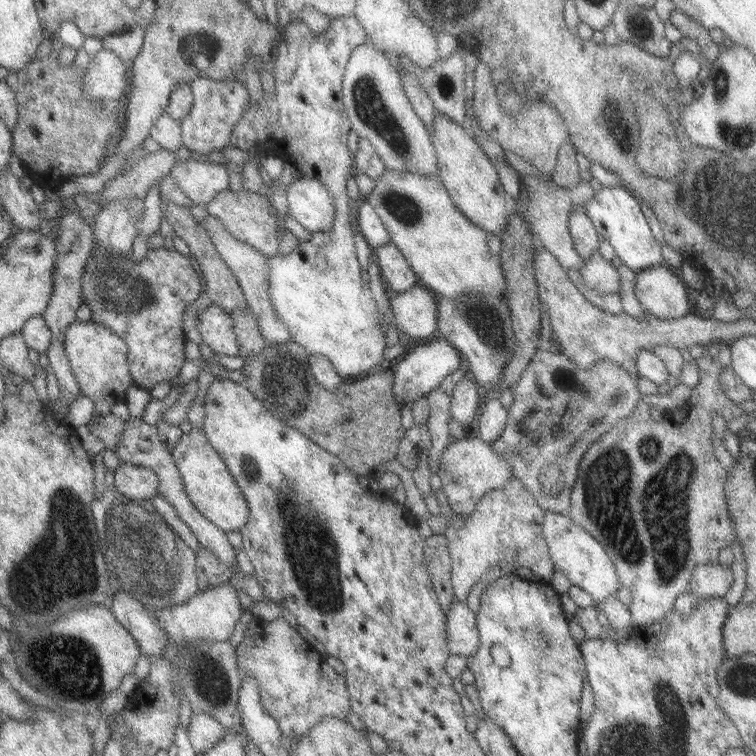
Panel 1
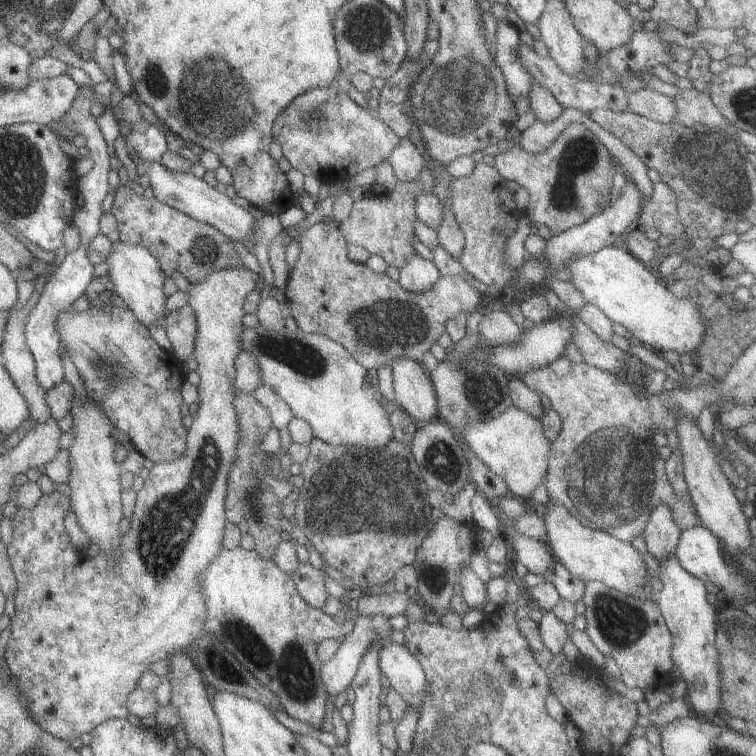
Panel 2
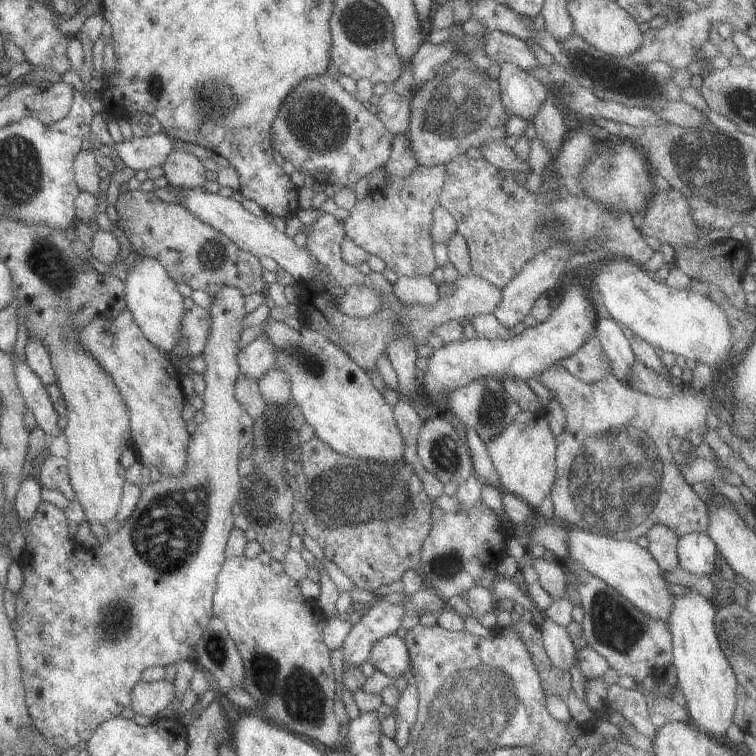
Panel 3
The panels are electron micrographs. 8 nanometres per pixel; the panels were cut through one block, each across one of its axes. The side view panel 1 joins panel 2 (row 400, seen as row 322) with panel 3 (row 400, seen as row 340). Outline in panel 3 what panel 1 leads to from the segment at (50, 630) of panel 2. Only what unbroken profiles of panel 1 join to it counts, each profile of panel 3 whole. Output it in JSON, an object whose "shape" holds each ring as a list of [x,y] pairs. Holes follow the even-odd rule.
{"shape":[[[221,286],[219,290],[215,290],[215,294],[209,296],[211,298],[211,306],[207,304],[207,314],[209,314],[209,332],[207,332],[207,342],[201,350],[201,358],[205,362],[205,372],[203,382],[205,382],[205,390],[201,396],[203,402],[203,420],[201,424],[195,426],[195,432],[189,436],[189,446],[185,450],[185,468],[183,474],[173,476],[173,474],[161,474],[157,482],[149,482],[147,486],[141,488],[141,496],[133,508],[133,514],[125,520],[125,524],[121,524],[113,534],[109,534],[95,550],[85,550],[83,546],[77,546],[75,540],[69,536],[69,522],[65,518],[65,512],[53,504],[41,502],[33,514],[33,518],[25,520],[25,528],[23,532],[27,532],[25,536],[25,548],[19,556],[19,566],[23,572],[23,584],[19,588],[19,592],[15,594],[15,642],[17,642],[17,660],[19,660],[19,670],[21,670],[21,684],[25,690],[25,708],[31,716],[33,728],[39,730],[43,734],[43,740],[51,746],[61,748],[63,752],[67,752],[69,748],[75,748],[77,744],[81,744],[81,740],[89,740],[93,730],[97,730],[97,726],[101,726],[101,722],[117,718],[129,704],[131,704],[131,690],[141,682],[141,674],[147,668],[165,668],[177,660],[189,660],[195,656],[195,646],[205,630],[207,620],[213,616],[211,610],[211,598],[213,598],[213,590],[215,590],[215,574],[225,558],[225,544],[229,538],[229,532],[235,528],[233,526],[233,504],[237,504],[239,500],[239,474],[237,474],[237,464],[241,462],[241,450],[253,440],[253,420],[249,418],[249,414],[237,404],[235,400],[235,382],[241,376],[239,368],[237,368],[237,352],[239,352],[239,336],[241,336],[241,326],[243,326],[243,318],[245,318],[245,298],[241,296],[241,292],[233,286]]]}

